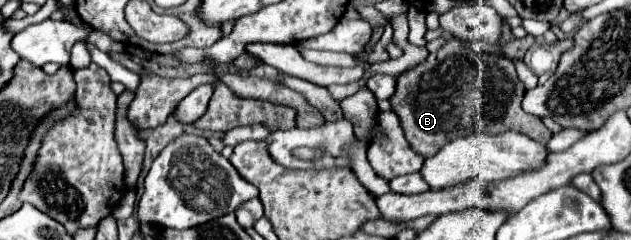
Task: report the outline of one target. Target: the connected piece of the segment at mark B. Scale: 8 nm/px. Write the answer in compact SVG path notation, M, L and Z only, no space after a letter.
M448 38L446 44L438 50L428 54L424 62L418 66L402 72L396 78L396 92L390 98L392 110L400 118L402 130L406 134L406 140L410 142L412 150L424 158L434 156L448 140L468 136L472 132L504 132L504 130L516 130L526 136L530 136L536 142L546 144L552 138L552 132L542 124L538 116L530 116L522 110L520 102L524 96L524 84L516 76L514 62L506 56L498 54L480 54L470 48L466 48L460 40Z

